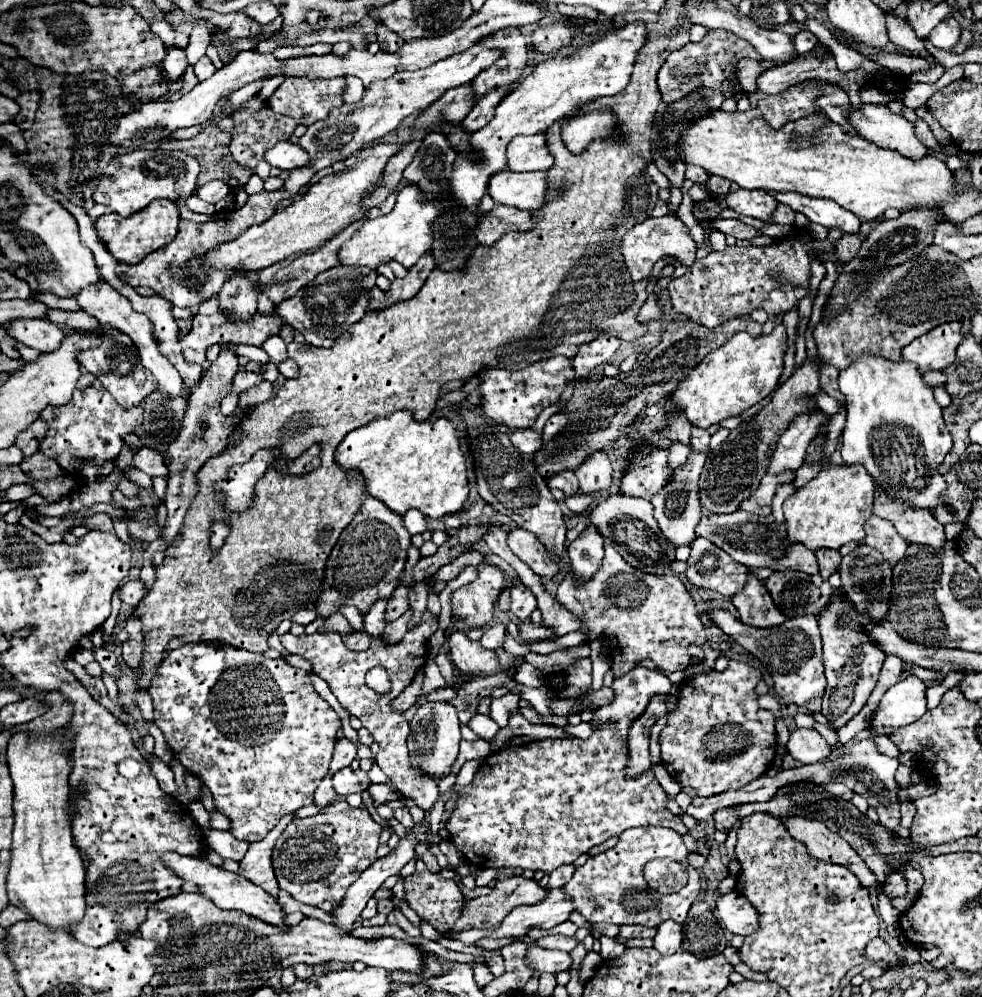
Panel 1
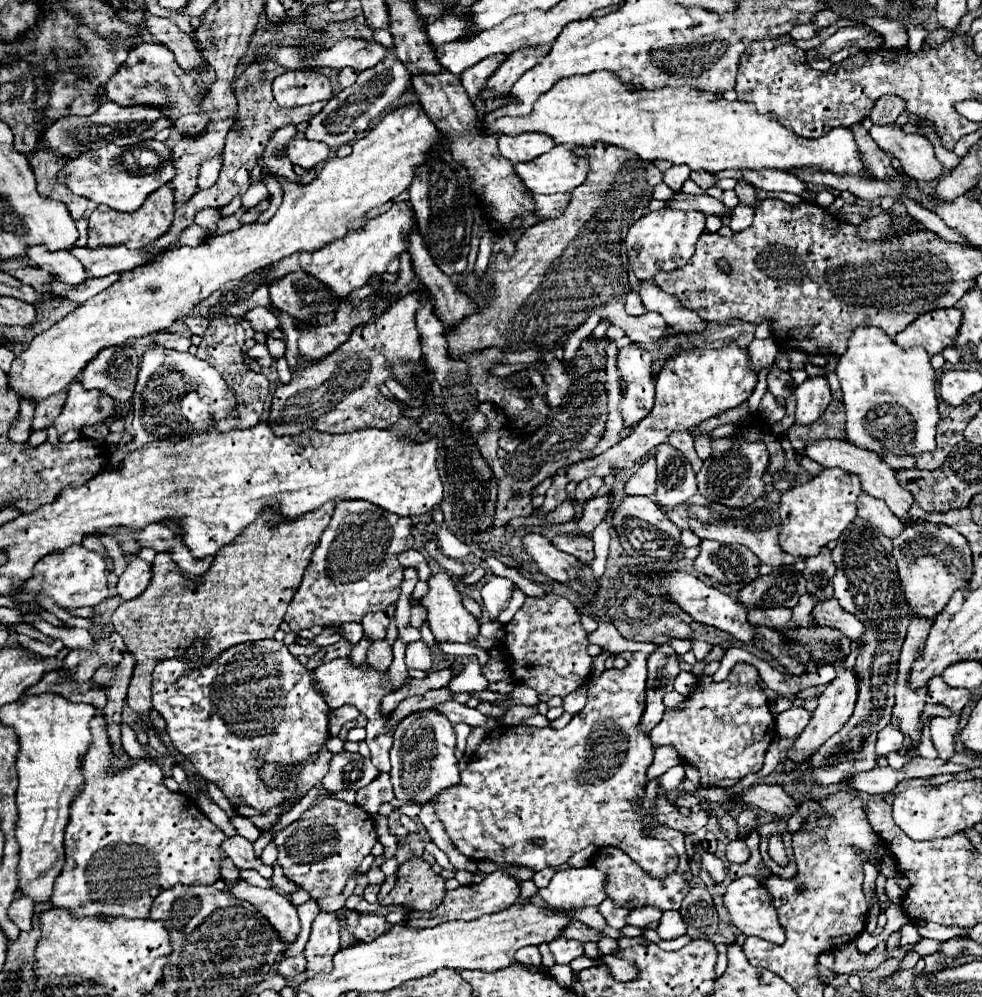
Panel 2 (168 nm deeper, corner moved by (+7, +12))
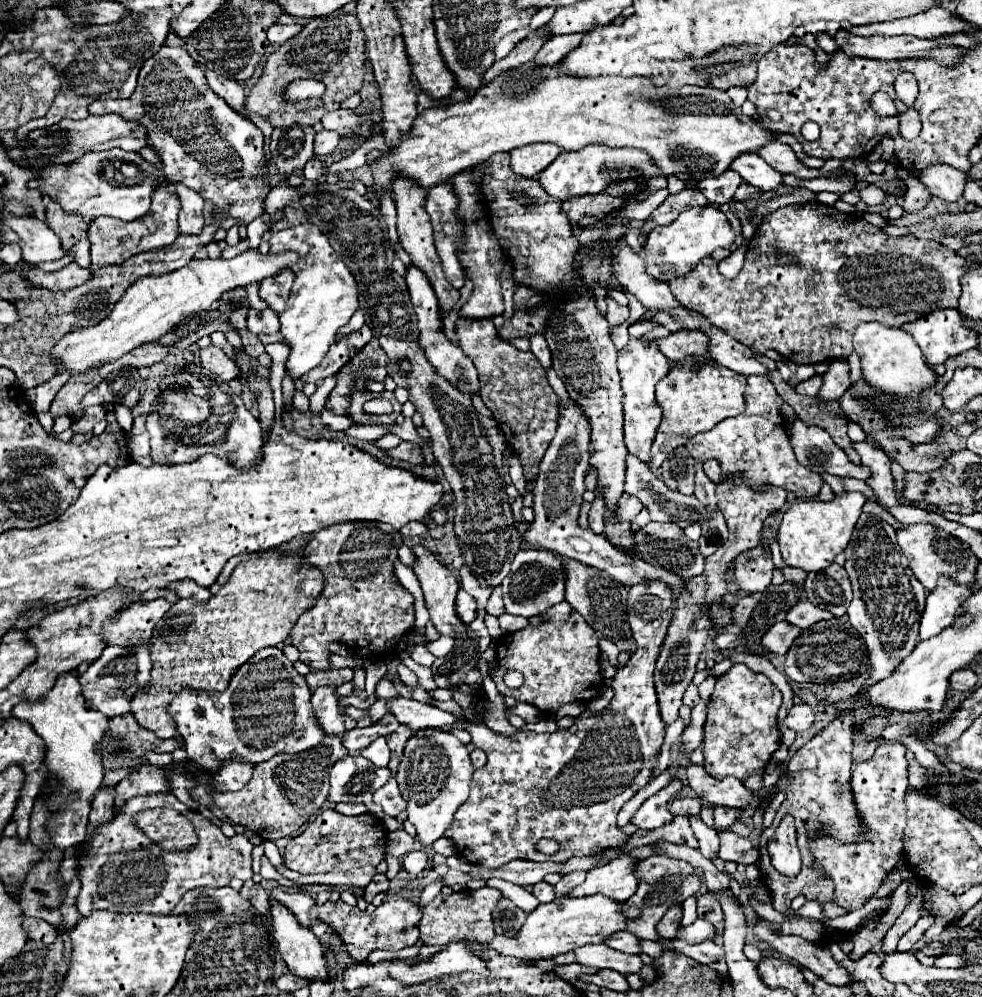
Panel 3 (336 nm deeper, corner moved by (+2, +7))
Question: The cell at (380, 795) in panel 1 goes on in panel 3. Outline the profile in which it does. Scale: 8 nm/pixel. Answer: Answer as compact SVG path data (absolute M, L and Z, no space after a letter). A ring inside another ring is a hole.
M394 777L374 793L374 803L384 807L384 811L392 817L396 817L400 811L406 811L406 807L408 807L408 803L404 801L404 797L398 791L398 783Z

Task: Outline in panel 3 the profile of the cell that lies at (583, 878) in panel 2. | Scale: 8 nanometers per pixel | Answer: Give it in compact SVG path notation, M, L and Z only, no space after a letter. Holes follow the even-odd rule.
M622 855L616 857L614 861L594 867L588 871L588 877L582 885L574 887L572 895L574 897L584 897L584 895L596 895L602 893L606 897L614 897L618 901L630 899L636 889L638 889L638 877L634 875L634 867L640 863L638 857L632 855Z

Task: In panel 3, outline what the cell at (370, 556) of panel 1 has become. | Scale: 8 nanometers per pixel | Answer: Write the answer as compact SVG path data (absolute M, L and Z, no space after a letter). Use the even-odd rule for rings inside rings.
M356 521L354 525L334 525L334 529L322 529L322 533L316 533L312 541L306 545L302 563L318 567L322 571L324 591L318 599L318 605L314 605L314 609L310 609L296 621L290 639L292 645L300 651L300 661L308 665L312 671L332 669L332 665L328 663L332 655L332 651L328 649L330 643L340 643L356 653L376 653L376 657L366 659L386 659L398 653L398 641L414 627L414 599L402 585L394 581L394 561L398 557L398 547L402 539L404 537L396 529L392 529L392 525L378 521Z

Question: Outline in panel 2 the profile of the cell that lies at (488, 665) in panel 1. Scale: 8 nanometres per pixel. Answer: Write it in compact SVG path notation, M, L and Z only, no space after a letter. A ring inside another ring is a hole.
M439 572L427 580L429 592L423 596L421 604L427 608L427 622L437 642L461 642L471 644L479 636L479 622L465 610L461 594L455 590L449 574Z

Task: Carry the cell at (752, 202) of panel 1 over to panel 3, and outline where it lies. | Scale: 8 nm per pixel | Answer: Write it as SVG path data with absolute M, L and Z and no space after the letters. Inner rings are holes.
M802 203L780 207L762 219L748 245L746 263L738 277L722 277L716 269L716 261L704 257L696 269L670 281L670 289L678 303L704 315L710 325L730 333L730 337L744 345L752 345L754 353L764 355L768 349L774 349L798 365L816 365L840 355L850 355L852 333L862 321L900 327L932 313L934 309L956 309L960 277L964 271L966 259L944 245L916 239L912 235L890 237L860 215L840 213L836 207L820 203Z

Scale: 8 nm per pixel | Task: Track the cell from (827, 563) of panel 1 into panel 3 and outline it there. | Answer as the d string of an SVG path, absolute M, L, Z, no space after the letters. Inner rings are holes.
M836 563L822 573L808 573L804 587L810 603L830 611L836 617L842 617L852 601L852 587L846 569Z

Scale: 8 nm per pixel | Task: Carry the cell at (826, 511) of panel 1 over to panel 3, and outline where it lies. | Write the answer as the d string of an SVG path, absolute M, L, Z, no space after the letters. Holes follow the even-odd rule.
M846 493L836 495L834 501L822 503L818 499L798 501L794 503L782 517L782 525L778 529L778 543L782 551L782 559L788 567L810 571L822 571L830 567L838 553L842 553L850 541L854 525L862 513L866 497L862 493Z

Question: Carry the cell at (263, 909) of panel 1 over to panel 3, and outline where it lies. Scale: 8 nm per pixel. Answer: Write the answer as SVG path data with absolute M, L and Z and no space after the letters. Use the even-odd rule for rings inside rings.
M282 905L272 907L276 949L292 975L308 981L328 981L322 945L310 929L298 927L296 917Z

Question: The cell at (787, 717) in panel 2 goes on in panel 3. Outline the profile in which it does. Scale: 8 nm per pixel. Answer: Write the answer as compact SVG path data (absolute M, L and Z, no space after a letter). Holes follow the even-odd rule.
M806 703L800 705L792 705L792 709L786 715L786 725L790 729L794 729L796 733L802 733L806 729L810 729L814 723L814 713Z

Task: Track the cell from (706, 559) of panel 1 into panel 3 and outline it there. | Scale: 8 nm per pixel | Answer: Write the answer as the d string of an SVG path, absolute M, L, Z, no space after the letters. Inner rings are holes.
M758 545L758 549L740 553L734 561L734 579L746 593L764 591L772 583L772 571L774 563L768 545Z

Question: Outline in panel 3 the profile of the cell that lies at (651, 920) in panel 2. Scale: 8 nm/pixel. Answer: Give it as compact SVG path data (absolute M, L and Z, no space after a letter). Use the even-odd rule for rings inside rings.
M676 905L676 907L668 909L666 915L662 917L662 921L658 923L658 933L666 939L674 939L676 931L680 927L680 921L682 921L682 907L678 909L678 905Z

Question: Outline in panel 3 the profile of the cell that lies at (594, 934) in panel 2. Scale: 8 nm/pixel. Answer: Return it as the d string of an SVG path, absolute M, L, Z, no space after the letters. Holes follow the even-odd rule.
M622 931L622 933L616 933L614 937L610 937L610 941L604 941L608 945L612 945L612 949L618 949L622 953L636 953L640 955L642 949L640 949L640 939L634 935L634 933L628 933L628 931Z

